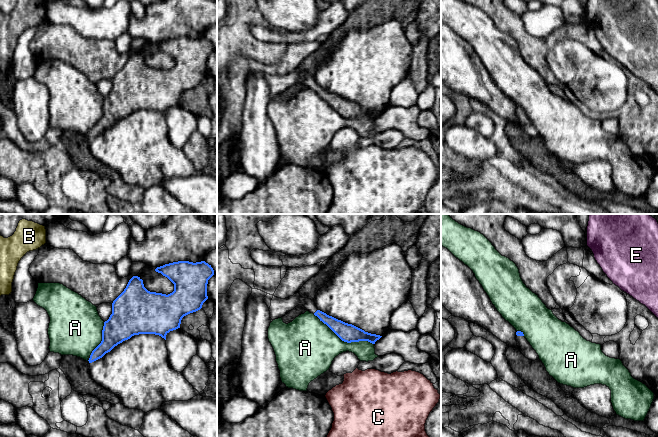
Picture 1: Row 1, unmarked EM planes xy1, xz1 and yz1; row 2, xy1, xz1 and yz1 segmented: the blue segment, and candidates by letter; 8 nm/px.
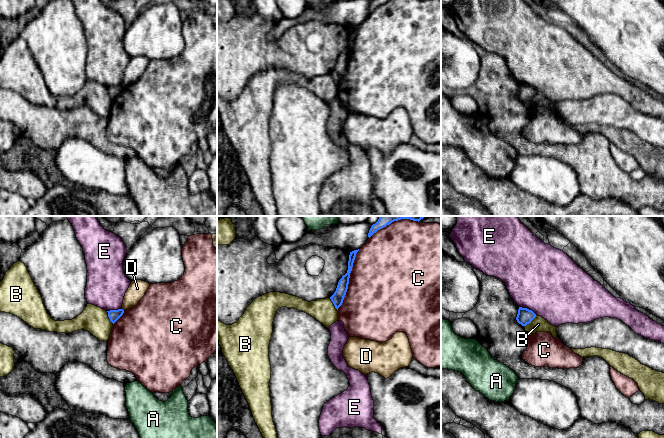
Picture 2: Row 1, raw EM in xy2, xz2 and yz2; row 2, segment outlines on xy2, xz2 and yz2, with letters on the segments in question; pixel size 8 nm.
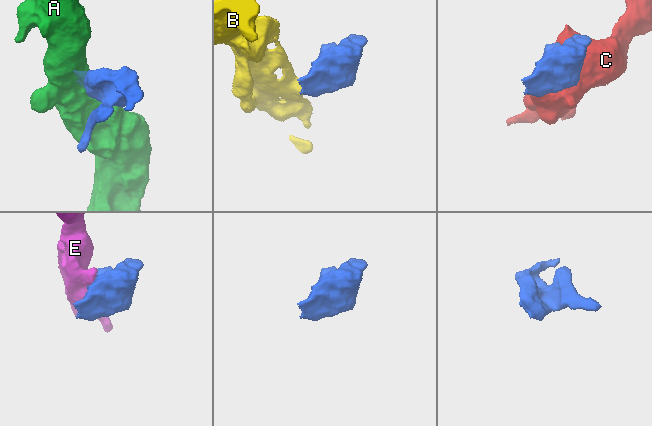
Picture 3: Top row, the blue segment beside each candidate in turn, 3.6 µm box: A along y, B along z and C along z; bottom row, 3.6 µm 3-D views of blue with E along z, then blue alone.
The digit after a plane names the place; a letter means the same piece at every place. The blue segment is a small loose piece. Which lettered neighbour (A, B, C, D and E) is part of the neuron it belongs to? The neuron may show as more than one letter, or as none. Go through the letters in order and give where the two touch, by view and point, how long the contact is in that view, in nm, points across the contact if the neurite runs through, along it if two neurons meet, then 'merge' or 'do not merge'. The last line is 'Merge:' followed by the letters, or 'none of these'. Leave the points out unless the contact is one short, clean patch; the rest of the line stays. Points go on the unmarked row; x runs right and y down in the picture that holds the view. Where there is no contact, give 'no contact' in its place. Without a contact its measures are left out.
A: meets blue in xz1 at (343, 116); contact 550 nm long; do not merge
B: meets blue in yz2 at (530, 97); contact 140 nm long; border along yz2 (536, 91), (524, 102); do not merge
C: meets blue in xz2 at (348, 56); contact 550 nm long; do not merge
D: no contact; do not merge
E: meets blue in yz2 at (528, 85); contact 160 nm long; do not merge
Merge: none of these

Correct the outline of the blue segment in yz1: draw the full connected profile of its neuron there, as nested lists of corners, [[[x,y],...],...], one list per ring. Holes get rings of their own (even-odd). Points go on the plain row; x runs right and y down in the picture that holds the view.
[[[521,107],[516,108],[516,117],[517,117],[518,125],[526,134],[532,137],[539,135],[539,132],[536,129],[536,127],[532,124],[530,119],[524,113],[523,108]]]

